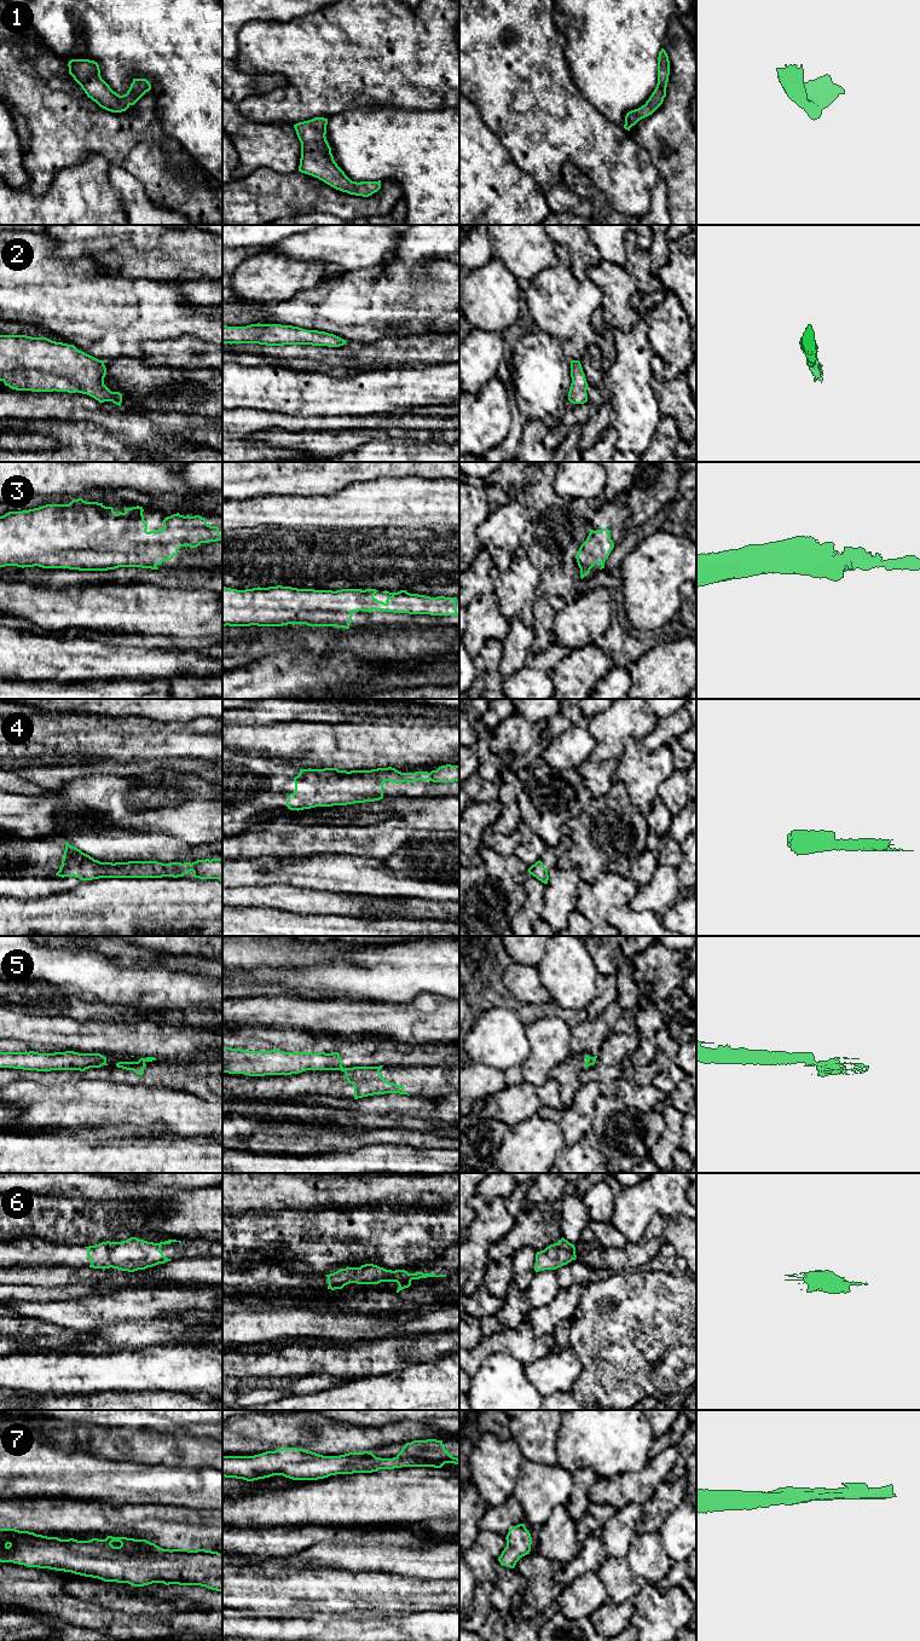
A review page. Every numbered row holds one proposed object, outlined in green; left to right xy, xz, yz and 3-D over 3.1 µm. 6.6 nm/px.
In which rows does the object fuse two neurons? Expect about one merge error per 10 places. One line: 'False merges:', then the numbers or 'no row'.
False merges: 5

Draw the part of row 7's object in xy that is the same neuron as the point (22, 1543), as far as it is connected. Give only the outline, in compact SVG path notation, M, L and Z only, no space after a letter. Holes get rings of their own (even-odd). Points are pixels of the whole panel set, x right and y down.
M0 1529L0 1562L71 1572L133 1587L163 1583L201 1585L222 1591L222 1554L206 1549L163 1549L146 1539L112 1536L89 1541L60 1539L16 1529Z

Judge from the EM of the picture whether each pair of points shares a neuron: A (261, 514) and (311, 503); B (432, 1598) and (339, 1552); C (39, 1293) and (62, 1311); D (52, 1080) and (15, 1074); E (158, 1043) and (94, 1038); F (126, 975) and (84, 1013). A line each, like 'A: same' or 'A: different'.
A: same
B: different
C: different
D: same
E: same
F: different

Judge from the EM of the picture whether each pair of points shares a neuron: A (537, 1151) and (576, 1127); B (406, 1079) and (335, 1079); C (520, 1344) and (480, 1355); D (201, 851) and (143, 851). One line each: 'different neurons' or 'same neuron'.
A: different neurons
B: same neuron
C: same neuron
D: same neuron

